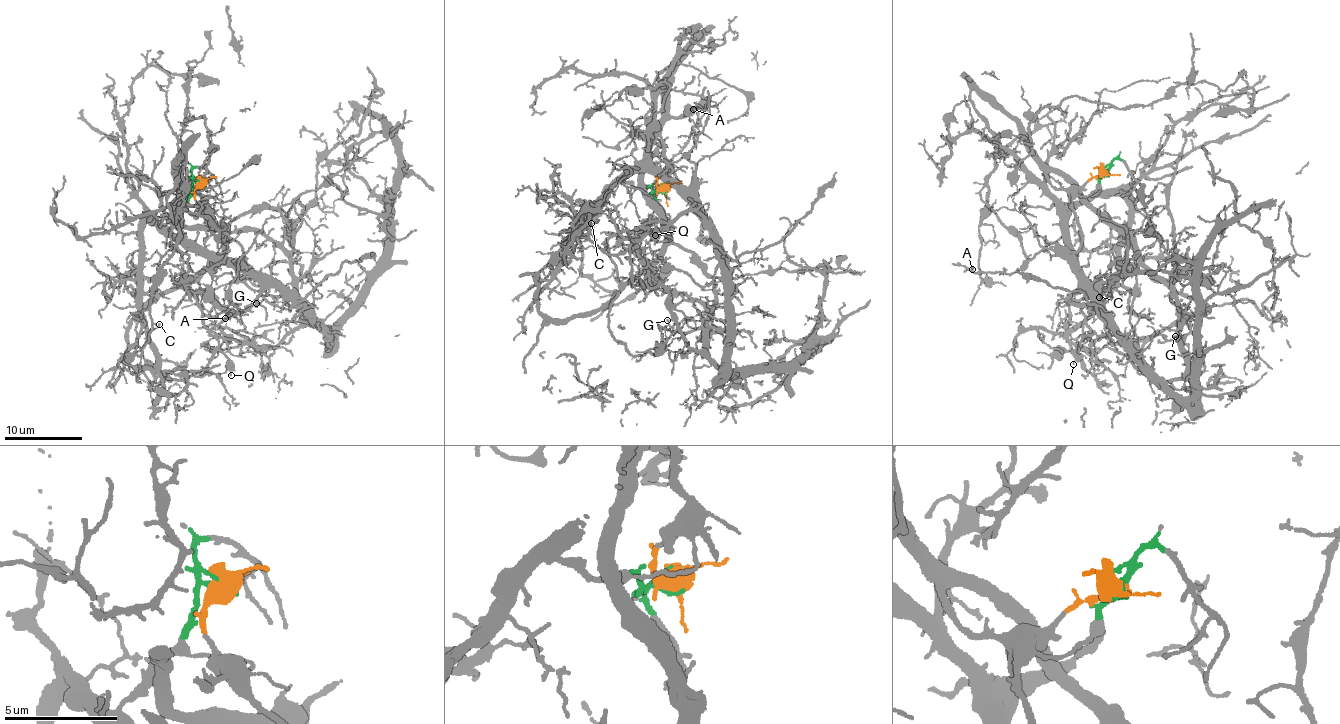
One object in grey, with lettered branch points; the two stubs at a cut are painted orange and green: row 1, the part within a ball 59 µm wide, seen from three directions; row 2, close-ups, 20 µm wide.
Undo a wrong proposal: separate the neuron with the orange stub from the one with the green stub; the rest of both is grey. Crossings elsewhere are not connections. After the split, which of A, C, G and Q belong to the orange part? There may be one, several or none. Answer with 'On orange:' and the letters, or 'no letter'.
On orange: A, Q

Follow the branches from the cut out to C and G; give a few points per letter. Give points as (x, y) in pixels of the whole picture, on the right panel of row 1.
C: (1106, 172), (1092, 198), (1116, 194), (1128, 207), (1126, 240), (1119, 248), (1117, 286), (1103, 300), (1099, 296)
G: (1106, 172), (1066, 219), (1066, 242), (1119, 330), (1187, 397), (1194, 386), (1178, 343), (1186, 335), (1174, 335)

